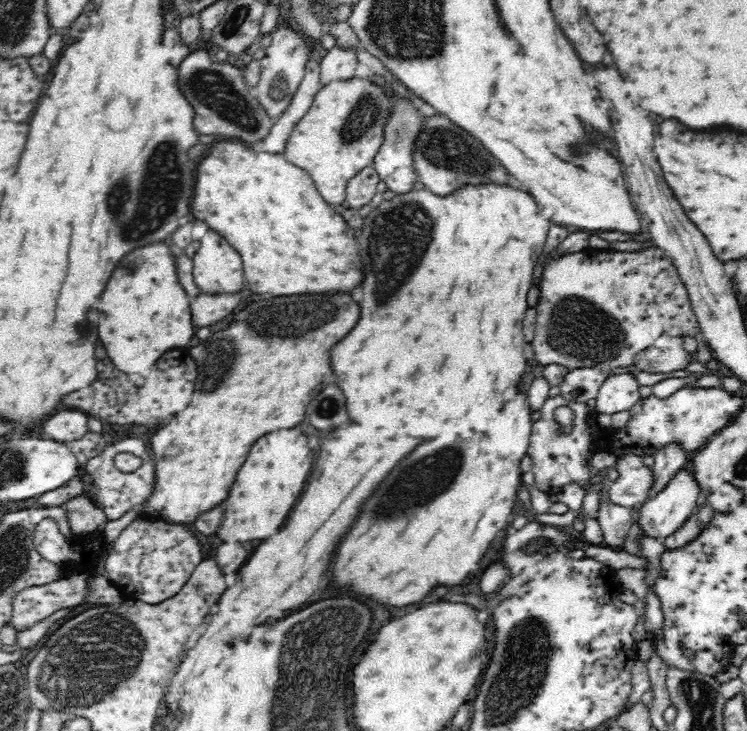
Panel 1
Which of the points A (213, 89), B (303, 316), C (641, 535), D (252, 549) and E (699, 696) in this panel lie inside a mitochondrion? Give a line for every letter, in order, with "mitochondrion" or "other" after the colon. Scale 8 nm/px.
A: mitochondrion
B: mitochondrion
C: other
D: other
E: mitochondrion

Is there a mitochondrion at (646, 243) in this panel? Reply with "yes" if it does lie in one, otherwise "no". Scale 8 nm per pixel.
no

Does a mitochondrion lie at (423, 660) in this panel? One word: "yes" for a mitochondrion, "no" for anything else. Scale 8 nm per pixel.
no

